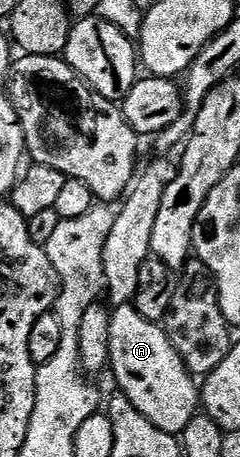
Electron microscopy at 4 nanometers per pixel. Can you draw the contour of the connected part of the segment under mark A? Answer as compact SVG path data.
M121 304L111 309L110 322L110 376L116 379L119 391L133 404L141 414L158 430L179 434L196 417L201 407L197 381L182 362L178 350L170 342L163 327L155 320L142 318L132 304Z

